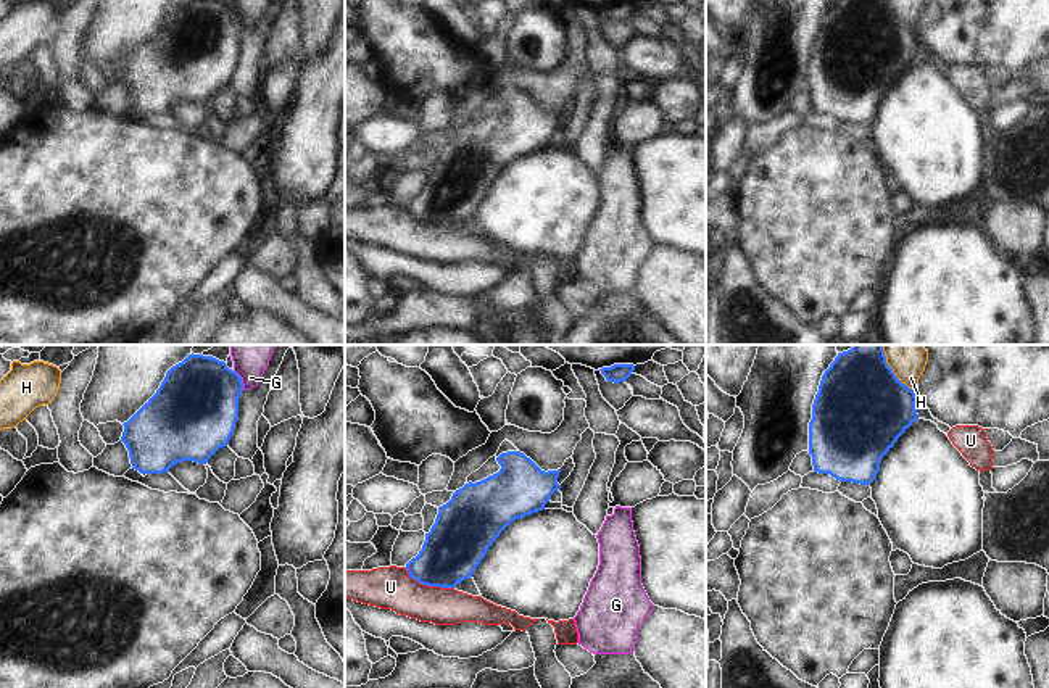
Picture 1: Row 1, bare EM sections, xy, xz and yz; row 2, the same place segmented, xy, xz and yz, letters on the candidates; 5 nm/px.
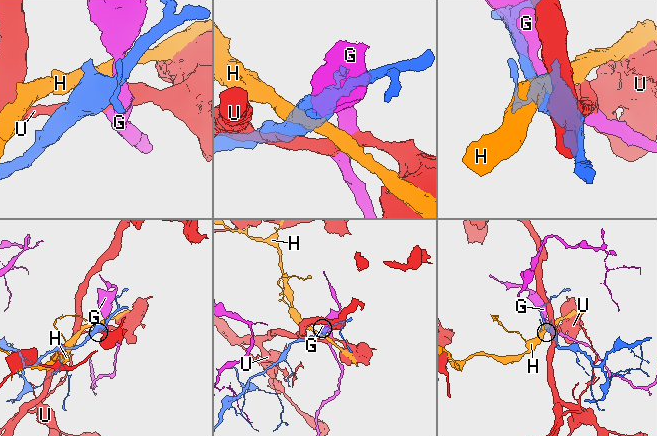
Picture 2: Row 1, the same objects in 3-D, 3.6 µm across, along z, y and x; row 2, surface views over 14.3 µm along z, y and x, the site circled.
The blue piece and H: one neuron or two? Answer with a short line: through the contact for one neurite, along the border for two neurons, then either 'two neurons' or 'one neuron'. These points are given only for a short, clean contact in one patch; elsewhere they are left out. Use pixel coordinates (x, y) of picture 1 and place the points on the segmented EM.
two neurons

